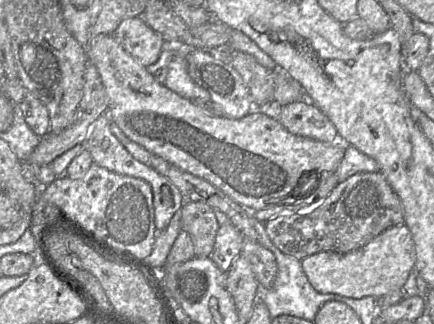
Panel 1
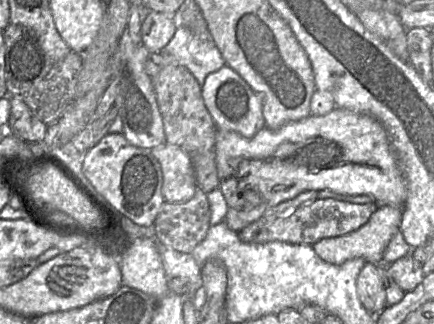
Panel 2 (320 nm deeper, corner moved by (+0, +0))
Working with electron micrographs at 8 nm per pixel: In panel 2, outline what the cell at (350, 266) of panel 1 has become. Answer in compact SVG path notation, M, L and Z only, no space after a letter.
M380 205L358 230L342 236L324 238L313 244L313 249L322 260L334 265L343 264L354 258L362 258L366 262L383 265L384 251L393 235L400 230L401 216L401 208L393 205Z

